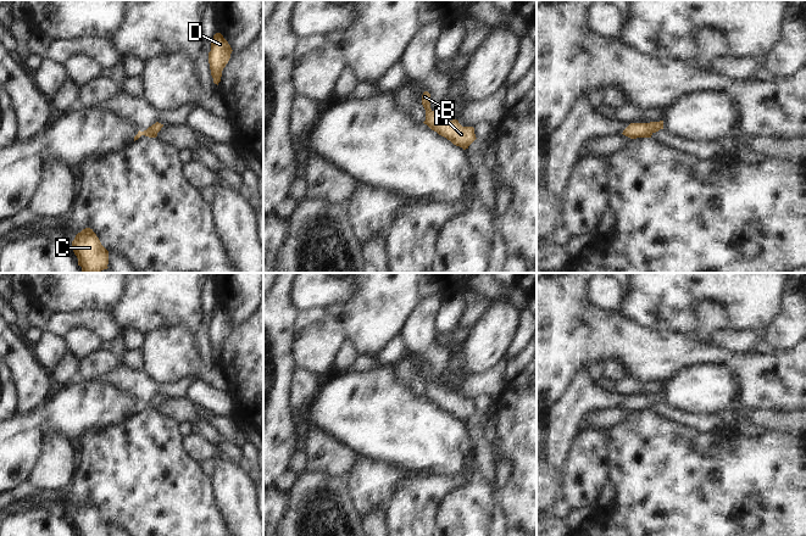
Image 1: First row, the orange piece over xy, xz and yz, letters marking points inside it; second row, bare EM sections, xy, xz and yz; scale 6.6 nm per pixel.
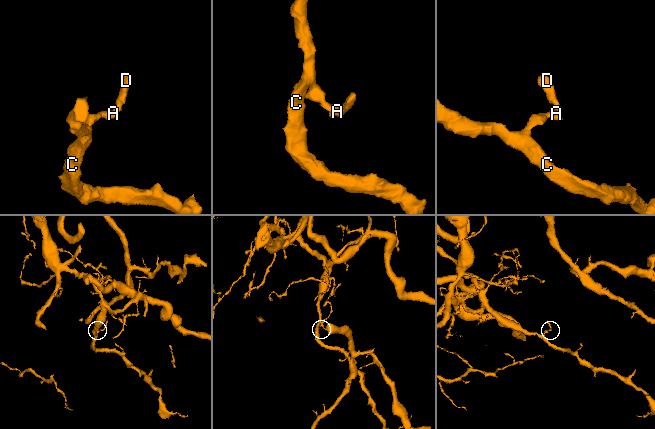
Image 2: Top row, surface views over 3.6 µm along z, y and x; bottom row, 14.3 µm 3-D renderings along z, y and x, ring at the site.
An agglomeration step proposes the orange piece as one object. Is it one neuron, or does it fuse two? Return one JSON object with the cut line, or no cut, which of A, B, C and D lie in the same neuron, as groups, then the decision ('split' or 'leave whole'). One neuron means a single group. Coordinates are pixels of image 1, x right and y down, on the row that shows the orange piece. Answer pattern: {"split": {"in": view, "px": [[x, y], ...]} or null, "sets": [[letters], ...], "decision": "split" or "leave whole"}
{"split": null, "sets": [["A", "B", "C", "D"]], "decision": "leave whole"}

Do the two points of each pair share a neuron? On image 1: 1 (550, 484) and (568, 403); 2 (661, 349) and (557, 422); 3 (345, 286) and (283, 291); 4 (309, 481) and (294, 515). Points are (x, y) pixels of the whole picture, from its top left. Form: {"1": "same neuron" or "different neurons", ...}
{"1": "same neuron", "2": "different neurons", "3": "different neurons", "4": "same neuron"}

